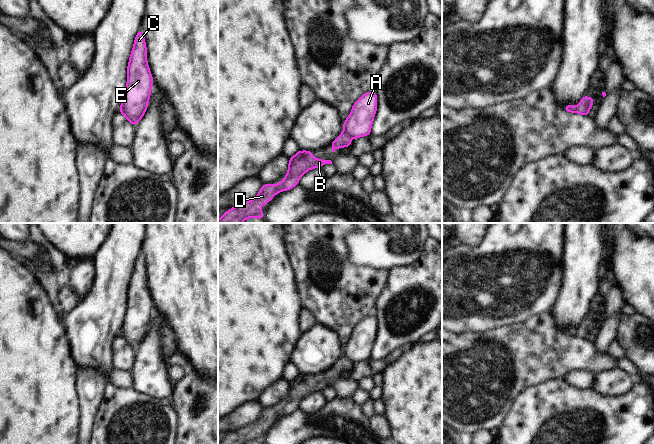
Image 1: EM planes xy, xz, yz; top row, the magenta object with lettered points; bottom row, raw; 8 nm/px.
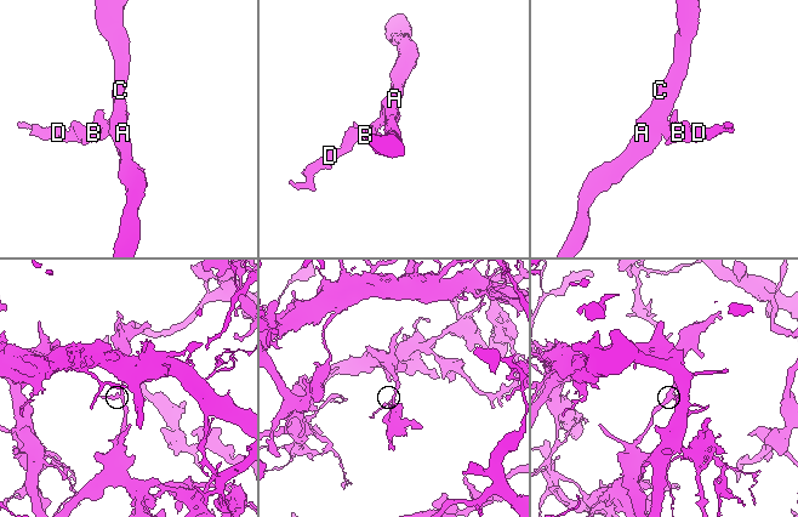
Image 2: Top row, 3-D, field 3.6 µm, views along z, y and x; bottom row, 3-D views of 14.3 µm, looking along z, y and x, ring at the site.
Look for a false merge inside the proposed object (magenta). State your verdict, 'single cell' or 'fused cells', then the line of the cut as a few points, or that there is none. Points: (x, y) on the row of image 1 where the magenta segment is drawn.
fused cells | xz (343, 132), (351, 138)

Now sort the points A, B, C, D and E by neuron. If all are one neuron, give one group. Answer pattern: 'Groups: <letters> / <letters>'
Groups: A C E / B D.

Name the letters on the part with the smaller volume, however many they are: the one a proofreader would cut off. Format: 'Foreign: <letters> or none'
Foreign: B, D

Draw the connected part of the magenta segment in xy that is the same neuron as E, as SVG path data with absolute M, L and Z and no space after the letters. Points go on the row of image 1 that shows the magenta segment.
M142 29L135 37L133 49L127 66L127 85L120 106L121 113L136 126L147 111L151 86L153 84L147 64L147 47Z

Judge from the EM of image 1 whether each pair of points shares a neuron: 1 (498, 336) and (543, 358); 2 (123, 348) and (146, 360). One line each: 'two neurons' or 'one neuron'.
1: one neuron
2: two neurons

